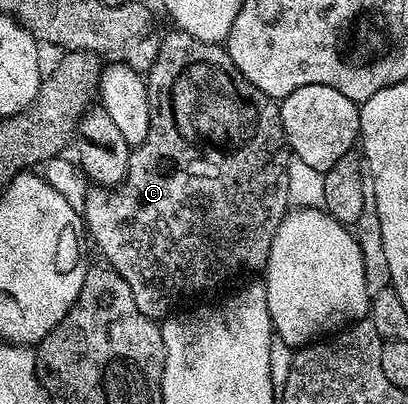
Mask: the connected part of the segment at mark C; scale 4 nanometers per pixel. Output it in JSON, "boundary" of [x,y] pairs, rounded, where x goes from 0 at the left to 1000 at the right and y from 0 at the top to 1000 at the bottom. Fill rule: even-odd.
{"boundary":[[[422,74],[412,92],[402,89],[395,97],[385,149],[358,181],[358,196],[363,203],[363,235],[373,257],[392,257],[392,270],[377,280],[380,295],[385,300],[424,297],[426,304],[444,307],[451,317],[480,317],[480,349],[473,351],[471,369],[463,376],[451,366],[441,366],[441,356],[431,347],[380,347],[380,342],[365,342],[350,356],[326,364],[314,389],[314,428],[304,433],[301,450],[282,470],[267,470],[252,460],[218,463],[216,478],[206,485],[201,525],[211,537],[213,582],[216,574],[225,582],[228,599],[245,611],[248,629],[265,641],[257,646],[304,691],[309,708],[319,708],[338,767],[348,767],[348,777],[375,787],[402,787],[429,765],[422,760],[439,743],[451,743],[458,733],[475,730],[478,723],[510,723],[517,713],[554,700],[556,693],[578,693],[586,683],[613,681],[615,673],[637,678],[654,663],[657,641],[662,639],[662,609],[672,599],[672,579],[711,522],[706,500],[706,391],[711,369],[706,344],[696,339],[696,314],[689,312],[684,295],[669,292],[669,270],[667,277],[657,267],[642,270],[637,277],[640,297],[603,309],[598,327],[588,327],[586,312],[569,300],[578,287],[578,267],[569,260],[569,205],[583,198],[583,181],[556,116],[539,109],[507,109],[453,79]]]}

